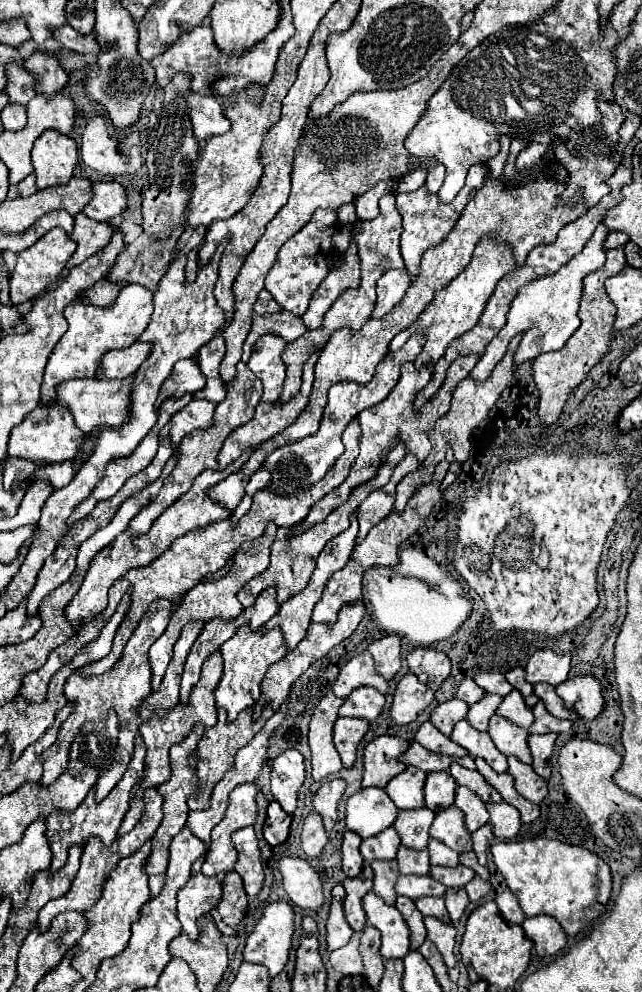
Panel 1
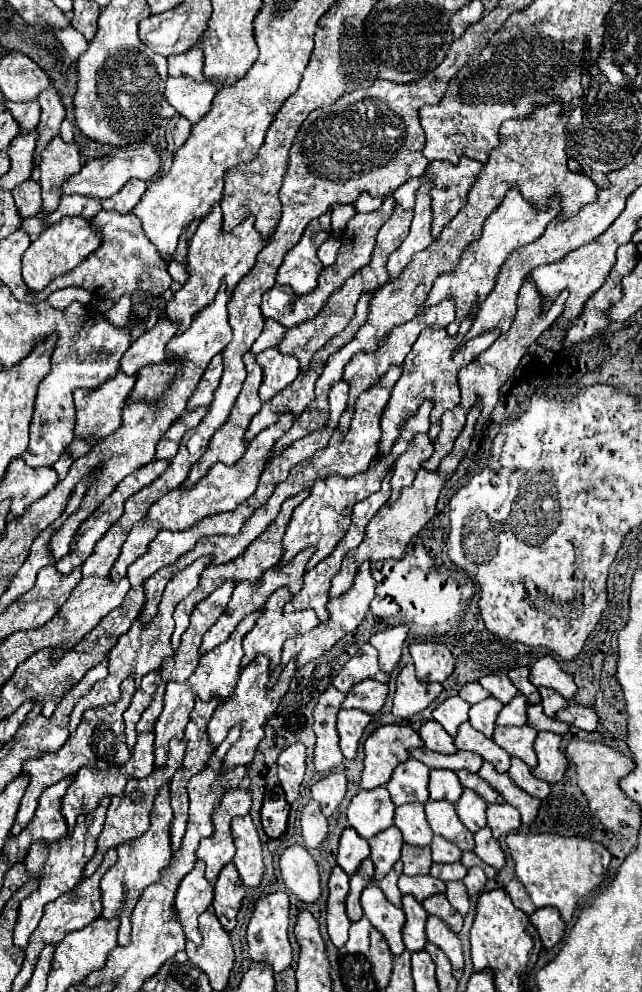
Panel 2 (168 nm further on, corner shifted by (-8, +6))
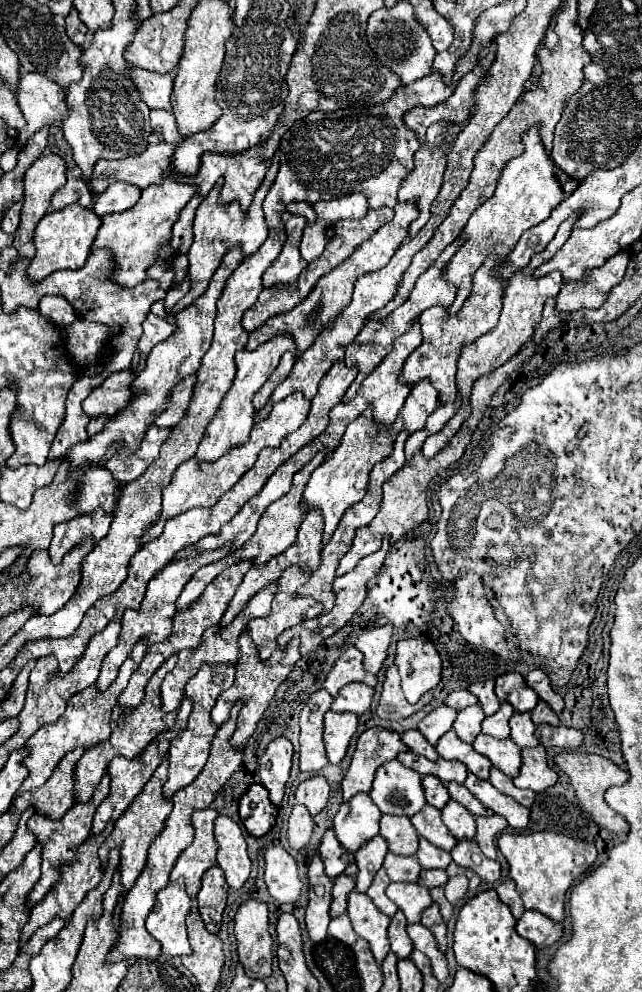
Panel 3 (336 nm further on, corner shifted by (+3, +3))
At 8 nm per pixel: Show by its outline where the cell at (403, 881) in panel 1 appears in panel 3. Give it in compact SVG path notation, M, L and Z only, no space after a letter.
M390 882L386 896L406 914L408 924L418 922L422 910L432 904L430 890L418 882Z

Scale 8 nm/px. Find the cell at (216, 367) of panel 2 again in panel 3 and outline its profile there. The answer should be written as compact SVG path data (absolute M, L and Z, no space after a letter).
M188 376L182 384L178 384L178 388L174 390L174 396L172 396L172 400L170 400L170 404L166 408L166 412L162 412L162 416L158 416L156 426L170 428L170 426L174 426L176 422L182 420L182 416L186 414L186 408L190 404L194 386L196 386L196 376Z

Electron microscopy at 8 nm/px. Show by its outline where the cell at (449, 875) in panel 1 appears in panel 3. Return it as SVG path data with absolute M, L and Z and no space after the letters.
M422 870L418 884L426 886L426 888L434 888L434 886L444 886L448 882L448 874L444 870Z

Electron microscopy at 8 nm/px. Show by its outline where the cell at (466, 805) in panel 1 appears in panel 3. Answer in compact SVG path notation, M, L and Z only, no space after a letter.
M450 800L442 808L442 820L444 820L444 824L448 826L448 830L458 840L472 840L476 836L474 816L470 812L466 812L466 808L462 804L458 804L456 800Z

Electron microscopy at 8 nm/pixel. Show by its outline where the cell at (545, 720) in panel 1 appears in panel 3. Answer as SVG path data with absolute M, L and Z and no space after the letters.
M514 712L514 716L510 718L510 728L512 728L512 740L520 746L520 748L528 748L528 746L538 746L540 740L536 738L534 730L534 722L530 718L530 714L518 714Z

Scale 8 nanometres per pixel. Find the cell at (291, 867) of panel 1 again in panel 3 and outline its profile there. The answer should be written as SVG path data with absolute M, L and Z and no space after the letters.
M282 846L268 848L264 858L266 858L264 880L266 880L268 892L278 902L294 904L302 892L302 880L298 876L296 860Z

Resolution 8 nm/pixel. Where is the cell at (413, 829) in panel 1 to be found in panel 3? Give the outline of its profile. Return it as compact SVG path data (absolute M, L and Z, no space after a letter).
M384 814L380 820L380 834L386 838L390 852L400 856L416 854L418 850L418 832L412 828L410 818Z

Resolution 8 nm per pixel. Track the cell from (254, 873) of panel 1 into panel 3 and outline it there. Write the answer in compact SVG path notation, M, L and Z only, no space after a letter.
M218 816L214 822L214 836L218 842L218 866L226 874L230 888L242 888L250 876L250 858L240 826L230 816Z

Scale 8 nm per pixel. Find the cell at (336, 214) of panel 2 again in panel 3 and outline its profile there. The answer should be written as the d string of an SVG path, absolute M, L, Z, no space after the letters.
M290 202L286 208L292 212L292 214L302 214L308 222L314 222L318 216L314 214L314 208L310 208L312 204L310 202Z

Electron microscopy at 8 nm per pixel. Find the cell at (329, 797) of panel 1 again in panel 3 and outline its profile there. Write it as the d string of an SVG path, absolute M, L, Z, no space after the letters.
M314 776L314 778L308 778L298 784L294 798L296 798L296 802L304 804L312 816L316 816L320 810L324 810L326 802L328 802L328 794L330 794L330 786L328 786L326 778Z

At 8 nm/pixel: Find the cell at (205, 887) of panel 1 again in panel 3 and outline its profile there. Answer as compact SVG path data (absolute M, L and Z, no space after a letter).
M184 880L170 882L156 896L156 904L146 918L146 930L162 944L162 952L170 956L190 954L186 936L186 914L192 898L186 894Z

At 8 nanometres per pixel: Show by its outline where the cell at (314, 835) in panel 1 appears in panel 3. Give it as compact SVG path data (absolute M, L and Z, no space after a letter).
M294 804L292 814L288 818L288 842L290 842L290 846L294 850L308 846L312 830L314 830L314 820L312 820L308 808L302 804Z

